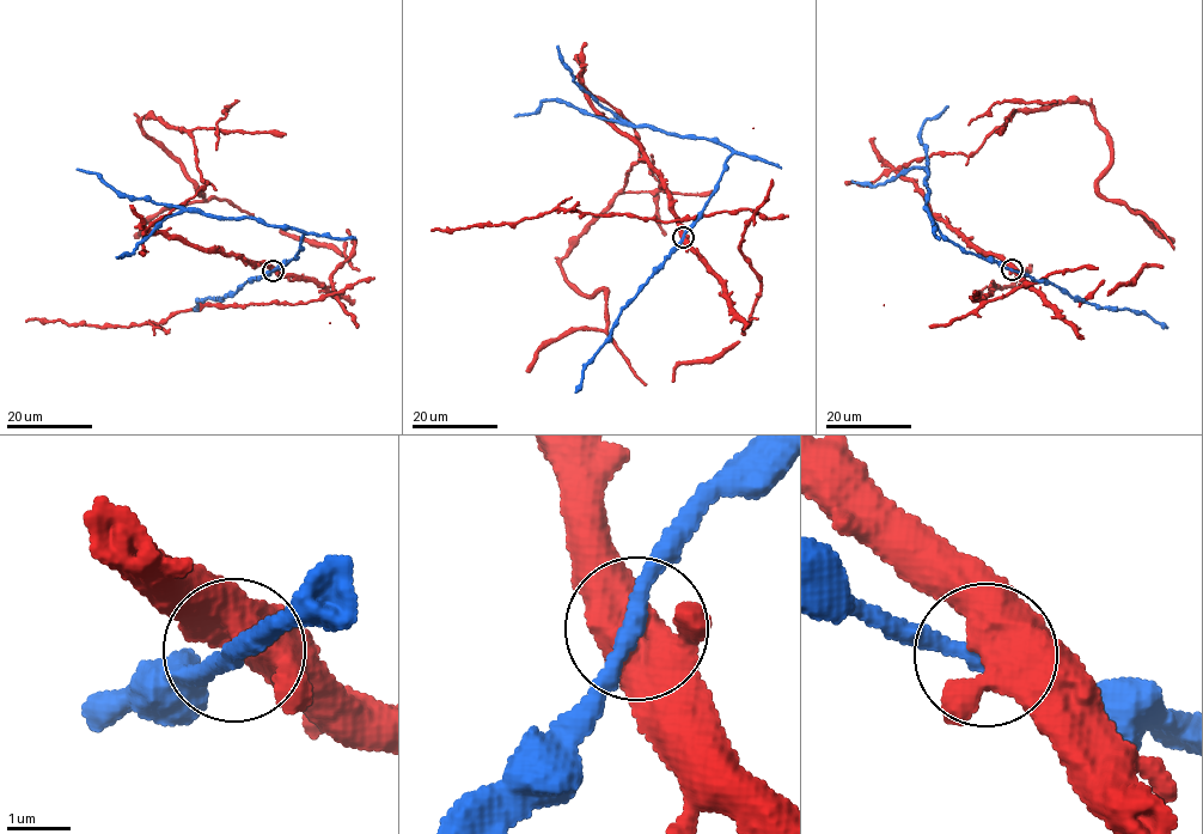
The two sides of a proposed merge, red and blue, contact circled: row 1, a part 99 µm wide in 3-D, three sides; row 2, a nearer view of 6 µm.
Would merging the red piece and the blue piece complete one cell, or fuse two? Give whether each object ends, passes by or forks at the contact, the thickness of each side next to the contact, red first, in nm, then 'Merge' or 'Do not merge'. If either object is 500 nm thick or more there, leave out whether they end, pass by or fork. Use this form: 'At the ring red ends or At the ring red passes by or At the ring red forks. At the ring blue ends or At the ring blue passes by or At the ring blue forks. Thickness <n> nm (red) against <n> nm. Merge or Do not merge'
At the ring red forks. At the ring blue passes by. Thickness 480 nm (red) against 280 nm. Merge

